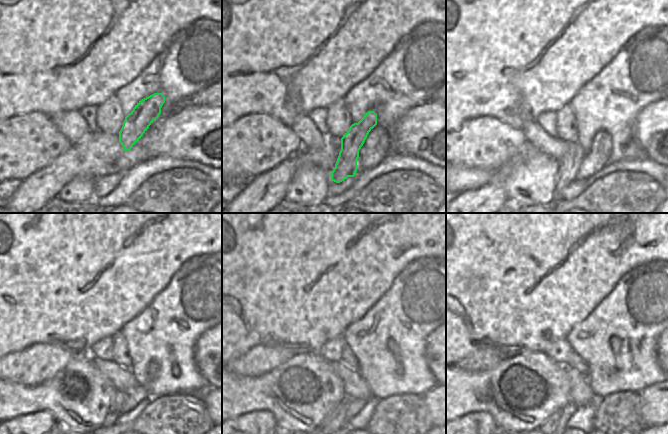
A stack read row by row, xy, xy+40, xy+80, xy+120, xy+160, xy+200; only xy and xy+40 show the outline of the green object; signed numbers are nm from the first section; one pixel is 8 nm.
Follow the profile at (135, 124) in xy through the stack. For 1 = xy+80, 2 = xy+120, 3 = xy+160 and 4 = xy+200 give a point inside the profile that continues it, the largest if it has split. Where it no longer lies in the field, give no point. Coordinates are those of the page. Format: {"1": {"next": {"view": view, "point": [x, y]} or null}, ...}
{"1": {"next": {"view": "xy+80", "point": [568, 164]}}, "2": {"next": {"view": "xy+120", "point": [119, 396]}}, "3": {"next": {"view": "xy+160", "point": [335, 411]}}, "4": {"next": {"view": "xy+200", "point": [555, 416]}}}

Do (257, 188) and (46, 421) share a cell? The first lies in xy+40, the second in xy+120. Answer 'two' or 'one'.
one

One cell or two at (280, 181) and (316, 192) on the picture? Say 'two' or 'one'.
two

